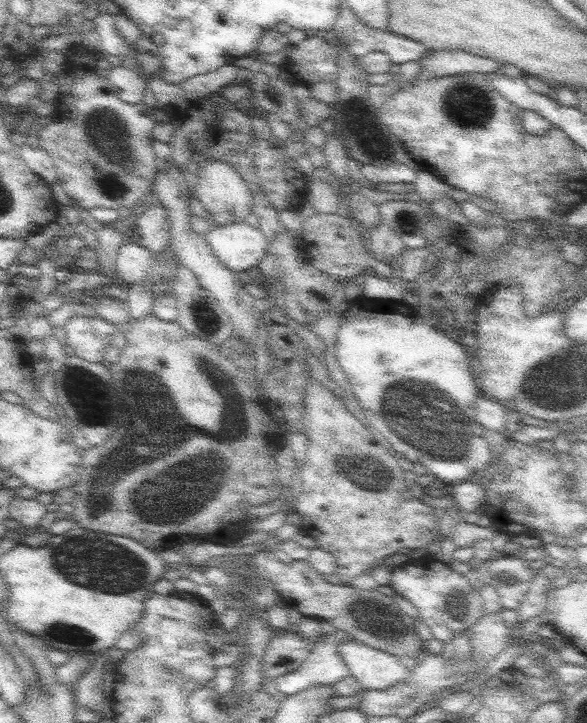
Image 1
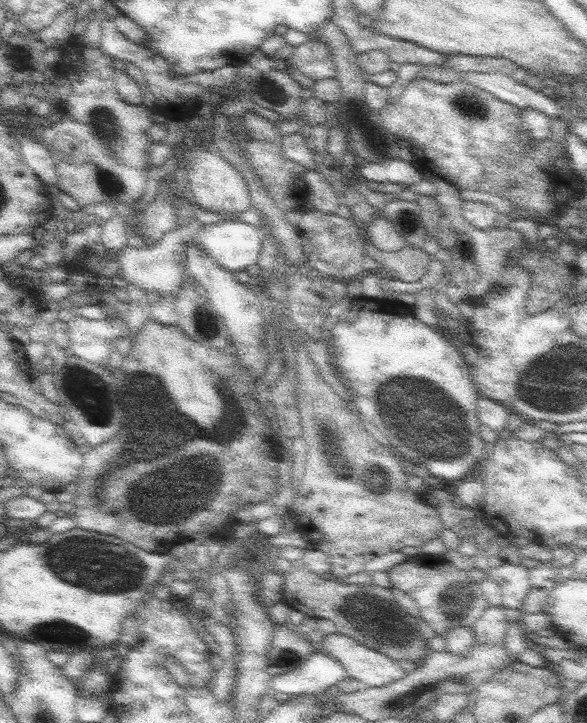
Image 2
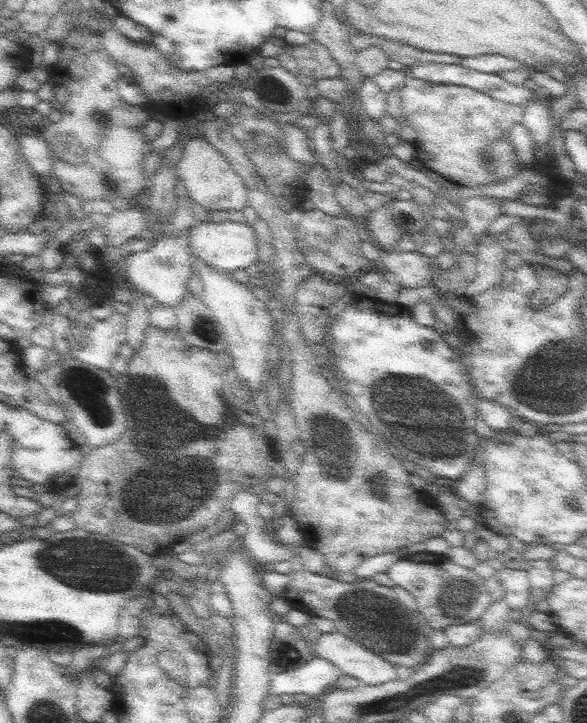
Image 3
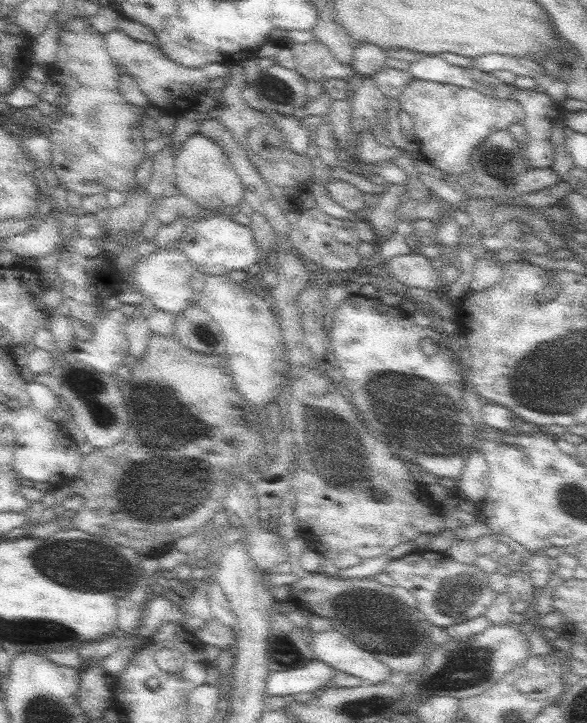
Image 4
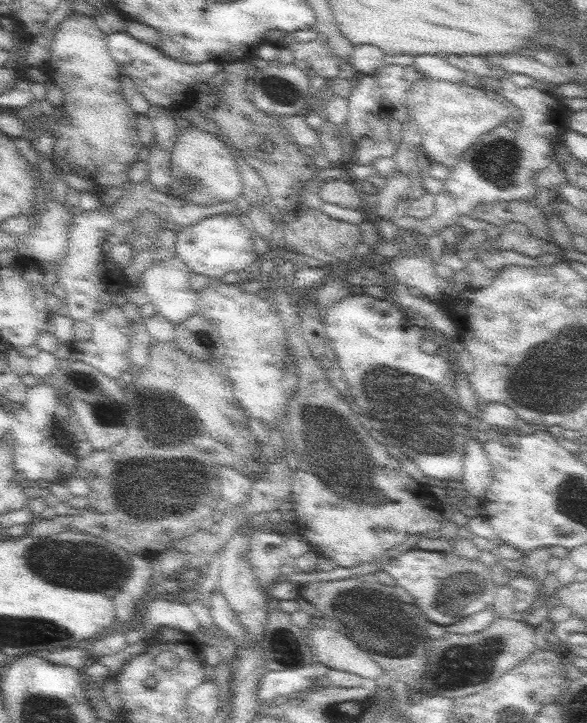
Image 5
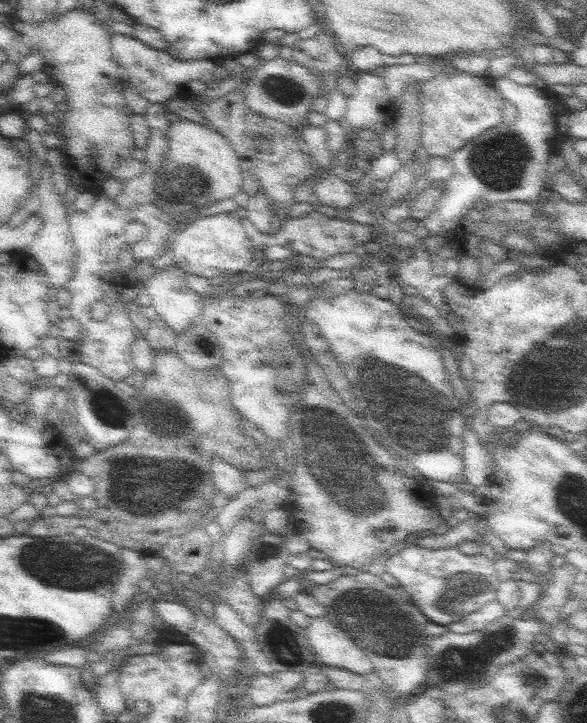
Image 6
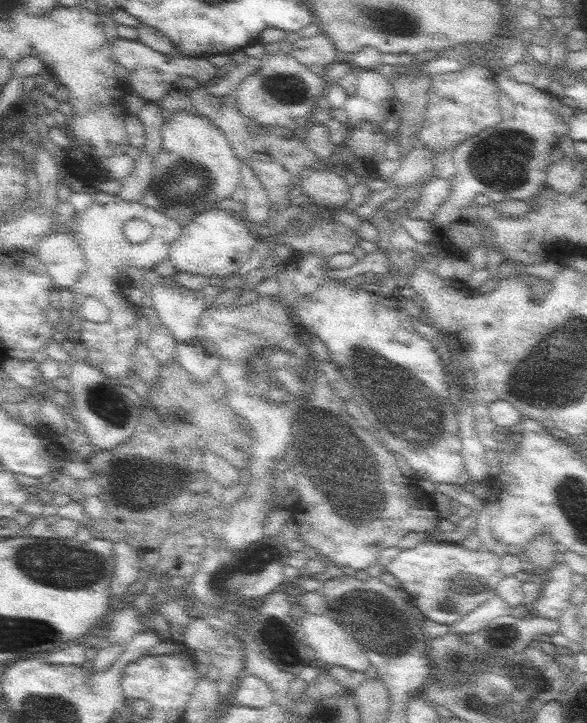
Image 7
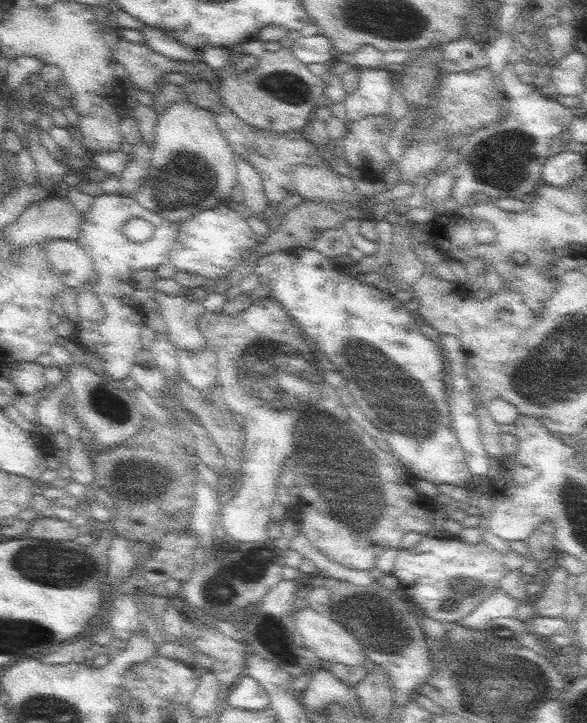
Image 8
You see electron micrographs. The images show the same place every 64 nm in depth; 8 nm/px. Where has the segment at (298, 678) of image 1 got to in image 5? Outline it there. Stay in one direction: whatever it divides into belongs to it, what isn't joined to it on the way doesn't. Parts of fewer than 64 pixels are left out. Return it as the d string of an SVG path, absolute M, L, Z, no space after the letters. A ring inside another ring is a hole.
M321 662L311 664L309 668L297 668L297 670L271 670L265 672L259 682L257 682L257 698L259 698L259 706L271 704L271 700L281 698L281 696L291 696L293 692L301 692L305 688L309 688L309 684L319 678L325 676L327 668Z

